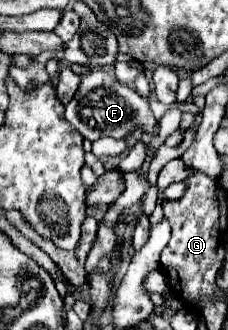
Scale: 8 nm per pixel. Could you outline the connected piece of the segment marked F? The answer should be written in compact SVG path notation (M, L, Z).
M91 70L81 74L81 86L73 100L65 106L67 122L85 138L85 140L99 140L103 136L111 136L115 140L125 140L135 130L145 134L155 134L155 126L159 120L153 116L153 110L135 88L119 82L115 76L103 70Z

